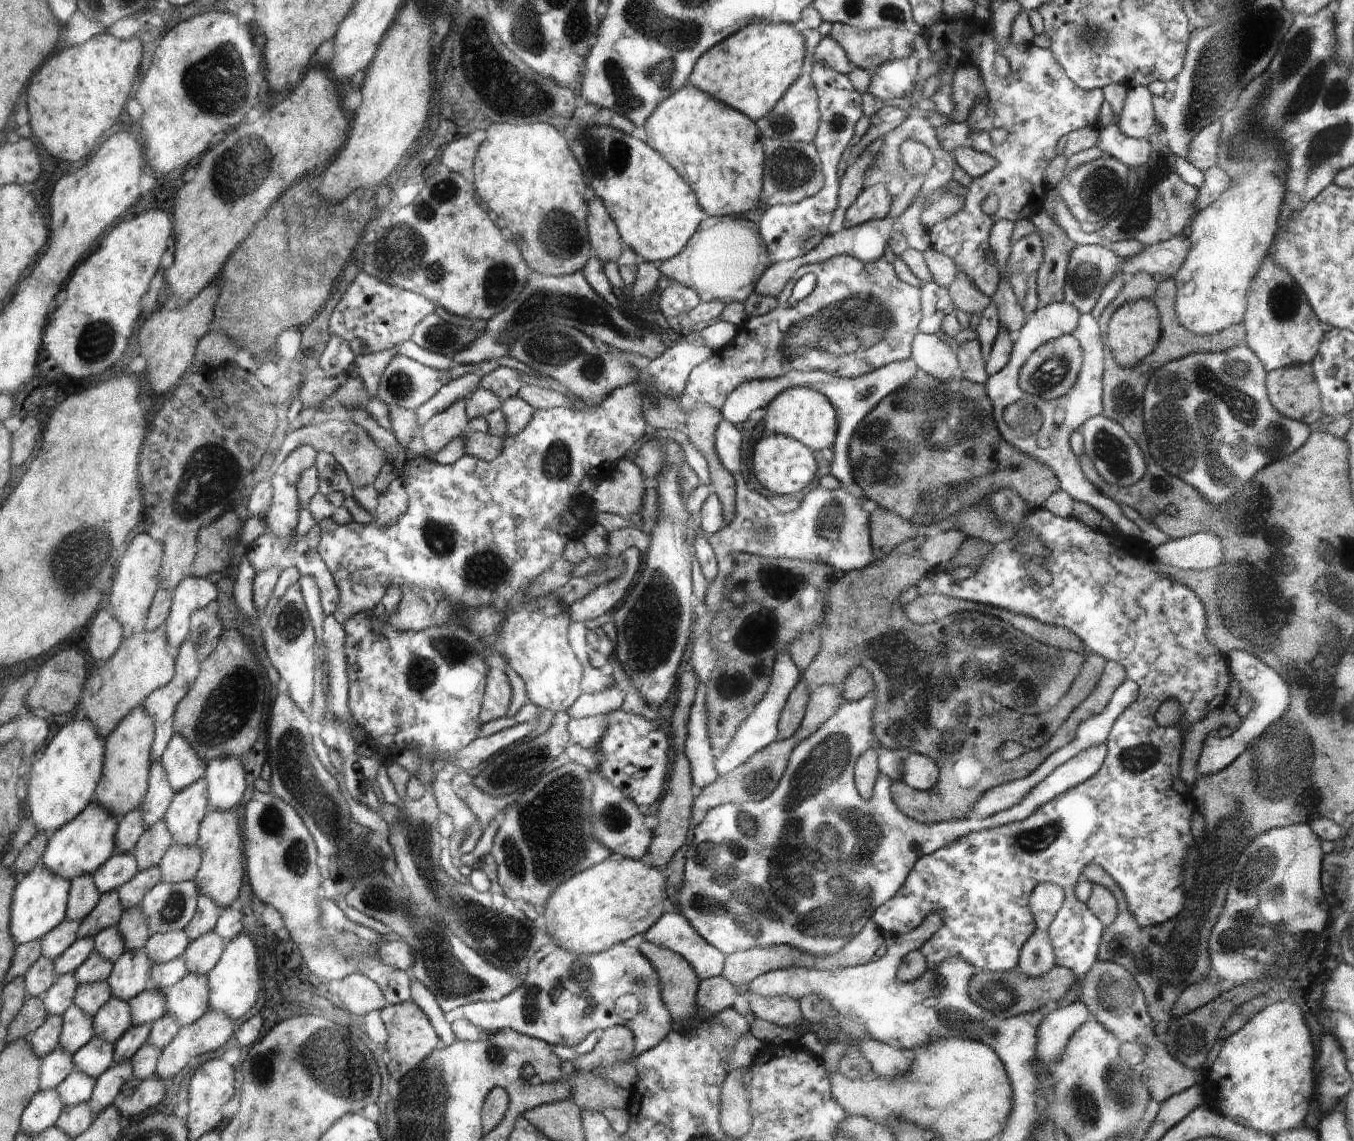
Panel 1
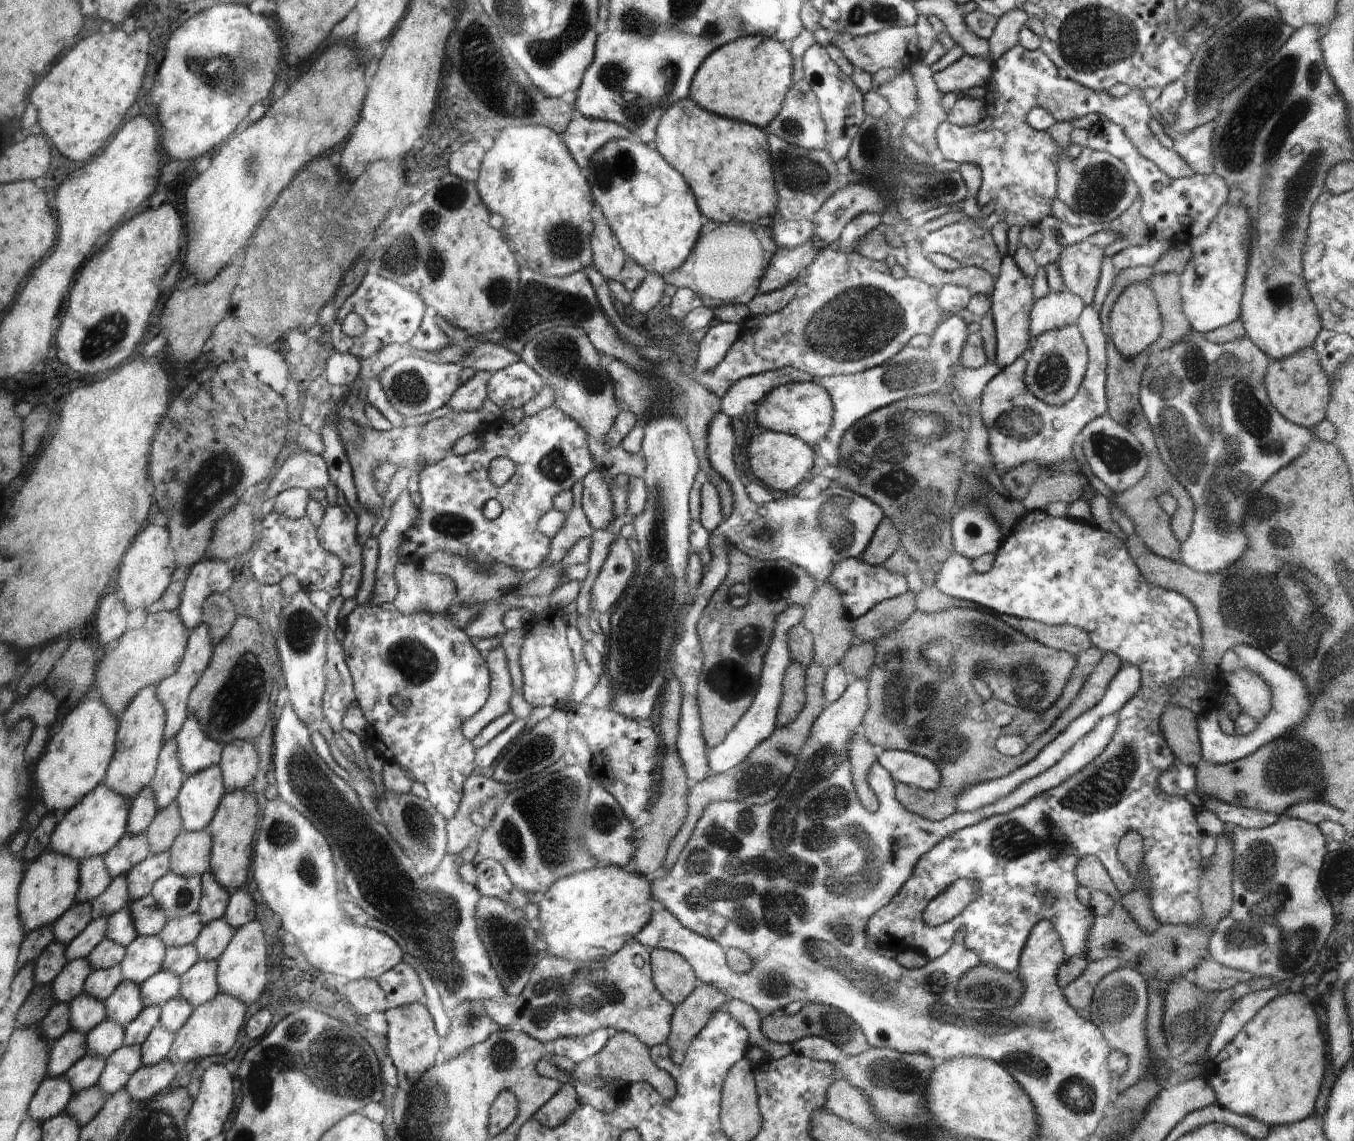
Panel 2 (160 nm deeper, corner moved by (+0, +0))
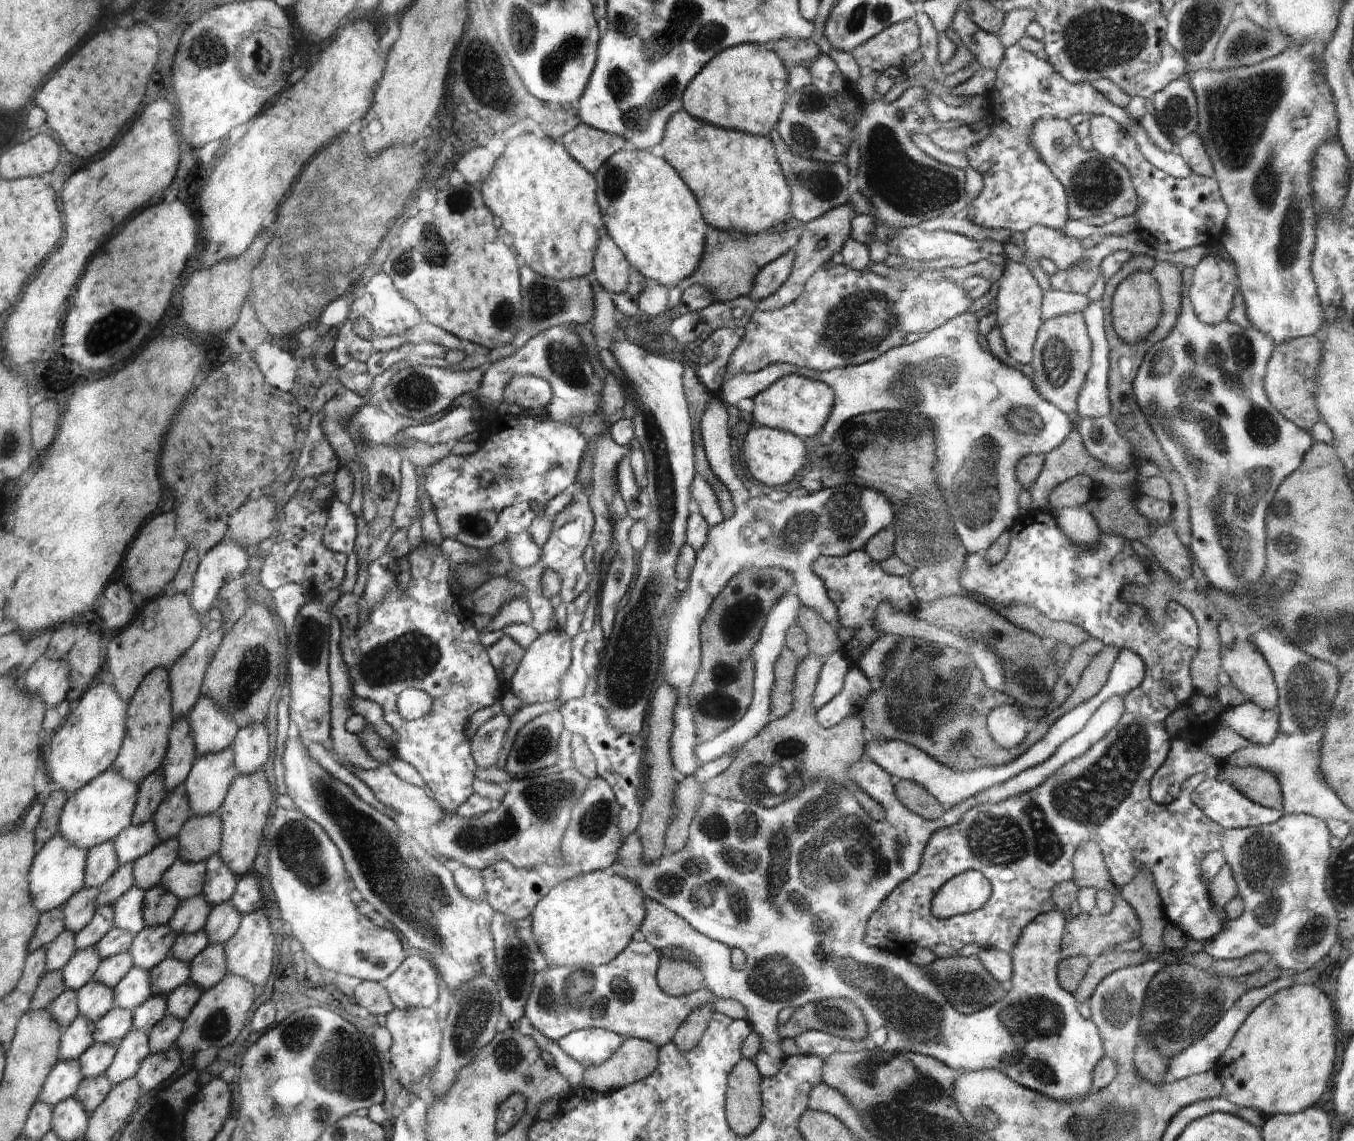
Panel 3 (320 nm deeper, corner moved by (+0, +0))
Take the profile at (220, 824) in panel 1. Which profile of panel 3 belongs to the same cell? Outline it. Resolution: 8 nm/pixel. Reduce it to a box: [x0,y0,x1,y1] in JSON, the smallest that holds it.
[217,769,272,875]

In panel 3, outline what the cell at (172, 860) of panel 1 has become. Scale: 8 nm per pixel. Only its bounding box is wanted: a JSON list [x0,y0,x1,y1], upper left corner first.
[178,814,221,863]

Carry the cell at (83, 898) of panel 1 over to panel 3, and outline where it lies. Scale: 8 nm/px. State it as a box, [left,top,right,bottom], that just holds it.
[85,840,119,887]

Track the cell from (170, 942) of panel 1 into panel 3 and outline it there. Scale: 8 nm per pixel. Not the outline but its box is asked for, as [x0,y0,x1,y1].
[169,894,211,936]

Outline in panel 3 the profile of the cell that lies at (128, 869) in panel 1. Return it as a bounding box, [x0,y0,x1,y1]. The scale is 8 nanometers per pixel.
[113,819,161,865]

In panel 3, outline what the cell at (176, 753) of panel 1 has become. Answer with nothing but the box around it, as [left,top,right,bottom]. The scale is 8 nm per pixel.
[187,697,239,756]

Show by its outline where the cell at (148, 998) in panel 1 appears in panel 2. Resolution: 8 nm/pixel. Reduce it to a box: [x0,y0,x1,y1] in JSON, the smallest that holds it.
[141,969,181,1006]

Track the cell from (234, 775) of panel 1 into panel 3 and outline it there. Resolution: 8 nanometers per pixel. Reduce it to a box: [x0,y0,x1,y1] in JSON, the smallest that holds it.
[231,722,268,774]

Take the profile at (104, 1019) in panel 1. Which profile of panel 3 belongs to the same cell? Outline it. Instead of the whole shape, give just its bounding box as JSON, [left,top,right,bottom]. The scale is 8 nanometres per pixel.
[113,966,154,1011]

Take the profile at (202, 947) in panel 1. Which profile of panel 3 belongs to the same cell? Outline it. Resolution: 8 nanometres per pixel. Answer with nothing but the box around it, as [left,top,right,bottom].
[203,901,241,945]

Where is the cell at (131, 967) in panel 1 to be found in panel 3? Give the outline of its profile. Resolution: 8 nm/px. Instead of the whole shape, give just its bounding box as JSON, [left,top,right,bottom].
[129,924,176,970]

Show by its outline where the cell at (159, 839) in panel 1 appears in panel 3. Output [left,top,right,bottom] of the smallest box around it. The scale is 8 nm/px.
[152,782,192,842]

